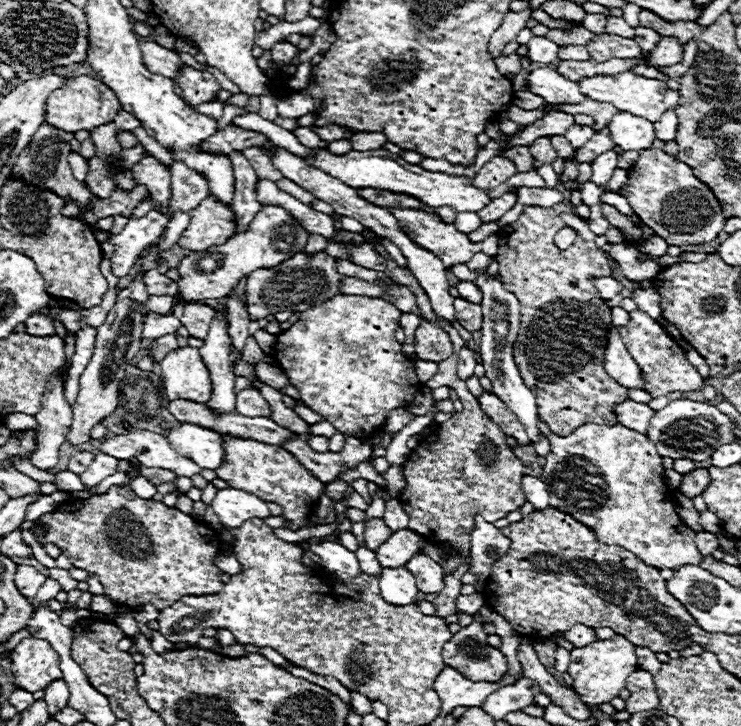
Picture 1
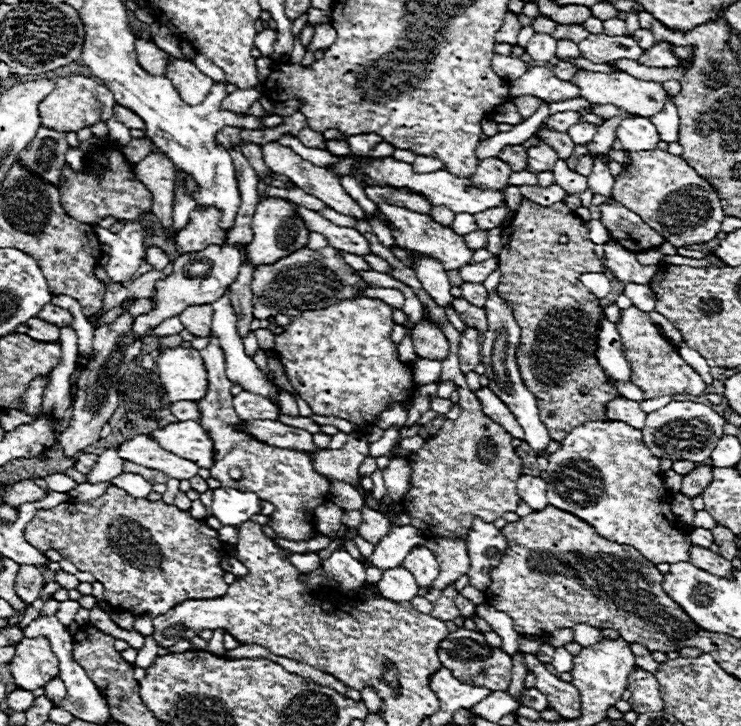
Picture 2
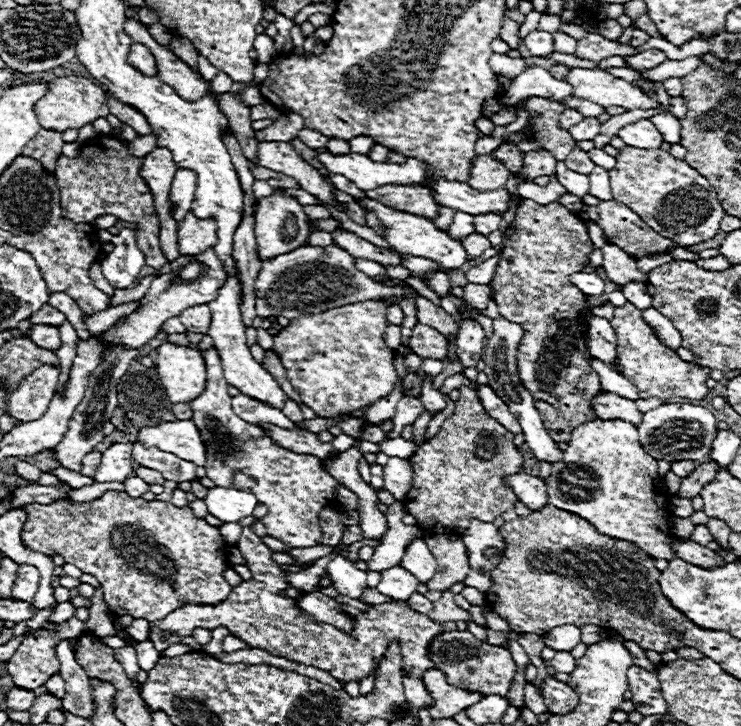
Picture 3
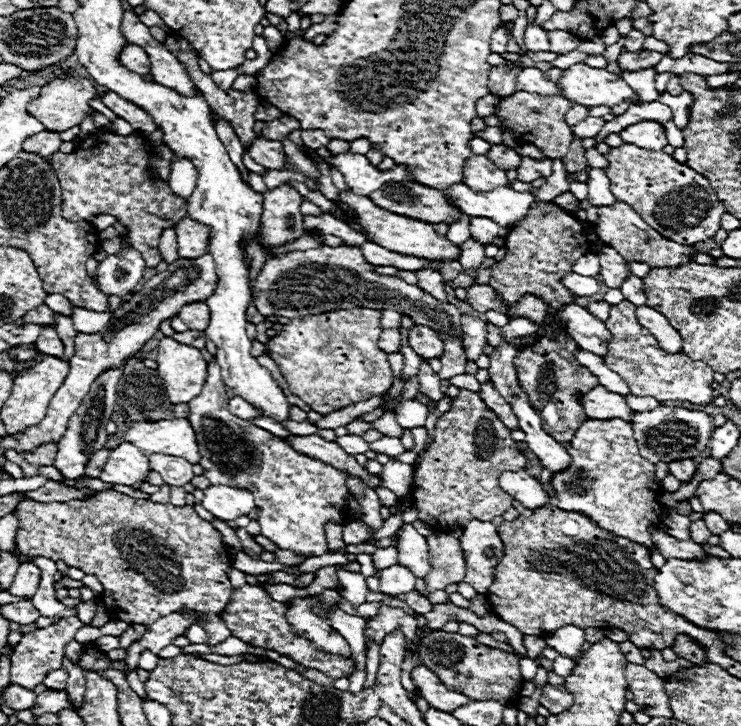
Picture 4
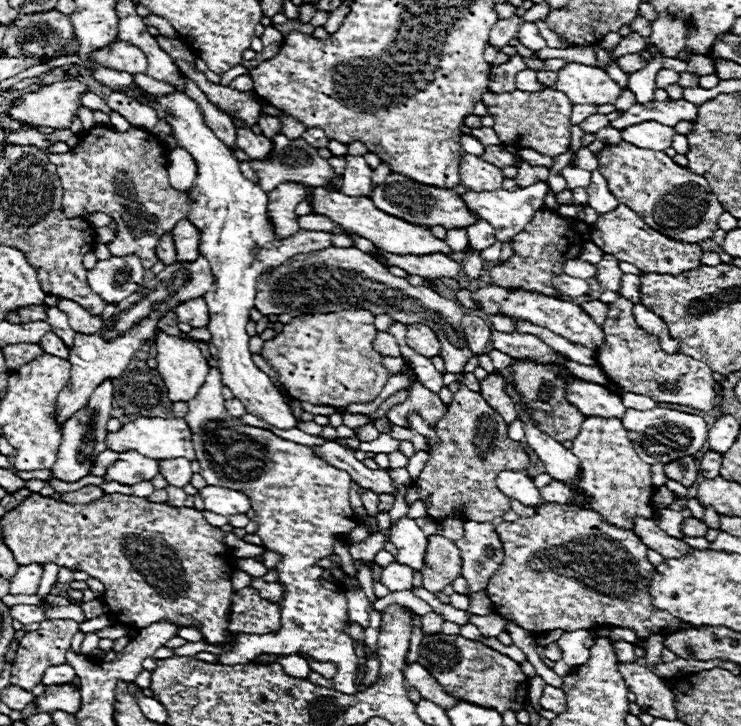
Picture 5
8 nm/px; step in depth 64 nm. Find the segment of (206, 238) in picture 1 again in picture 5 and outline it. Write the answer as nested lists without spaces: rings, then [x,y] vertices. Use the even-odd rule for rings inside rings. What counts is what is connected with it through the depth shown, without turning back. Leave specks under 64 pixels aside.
[[[190,220],[178,222],[178,226],[174,226],[174,230],[172,230],[172,236],[174,236],[174,244],[176,244],[178,262],[194,262],[200,256],[200,252],[198,252],[200,232]]]

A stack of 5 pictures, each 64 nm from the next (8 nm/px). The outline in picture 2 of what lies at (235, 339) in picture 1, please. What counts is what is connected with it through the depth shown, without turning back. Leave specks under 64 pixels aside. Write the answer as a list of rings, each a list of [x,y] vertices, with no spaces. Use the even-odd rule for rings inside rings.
[[[244,264],[240,268],[240,274],[236,278],[236,282],[230,286],[230,304],[238,316],[236,328],[238,328],[238,336],[244,338],[250,332],[250,322],[254,320],[252,314],[252,292],[250,292],[250,282],[252,282],[252,272],[254,266]]]

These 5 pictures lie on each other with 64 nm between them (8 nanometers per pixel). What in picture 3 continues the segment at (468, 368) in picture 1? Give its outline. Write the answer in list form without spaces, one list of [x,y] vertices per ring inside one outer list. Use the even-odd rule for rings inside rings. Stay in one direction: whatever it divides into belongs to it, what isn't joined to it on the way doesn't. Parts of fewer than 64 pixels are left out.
[[[462,320],[460,330],[458,330],[458,358],[462,362],[462,368],[474,368],[476,362],[482,358],[482,348],[484,348],[484,330],[478,322],[472,320]]]

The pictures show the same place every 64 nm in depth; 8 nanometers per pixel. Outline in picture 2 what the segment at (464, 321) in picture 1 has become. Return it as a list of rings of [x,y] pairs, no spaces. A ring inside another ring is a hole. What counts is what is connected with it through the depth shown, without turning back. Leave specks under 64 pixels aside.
[[[456,298],[456,314],[466,326],[474,326],[478,332],[486,332],[486,314],[484,308],[470,306],[464,298]]]

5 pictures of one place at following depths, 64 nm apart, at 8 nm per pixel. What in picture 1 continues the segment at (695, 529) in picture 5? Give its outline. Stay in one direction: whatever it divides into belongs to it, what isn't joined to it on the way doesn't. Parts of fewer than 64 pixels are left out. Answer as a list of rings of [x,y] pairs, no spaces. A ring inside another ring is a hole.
[[[698,532],[698,534],[696,534],[696,542],[698,542],[698,550],[700,550],[702,556],[712,554],[714,550],[720,548],[716,534],[710,534],[710,532]]]

